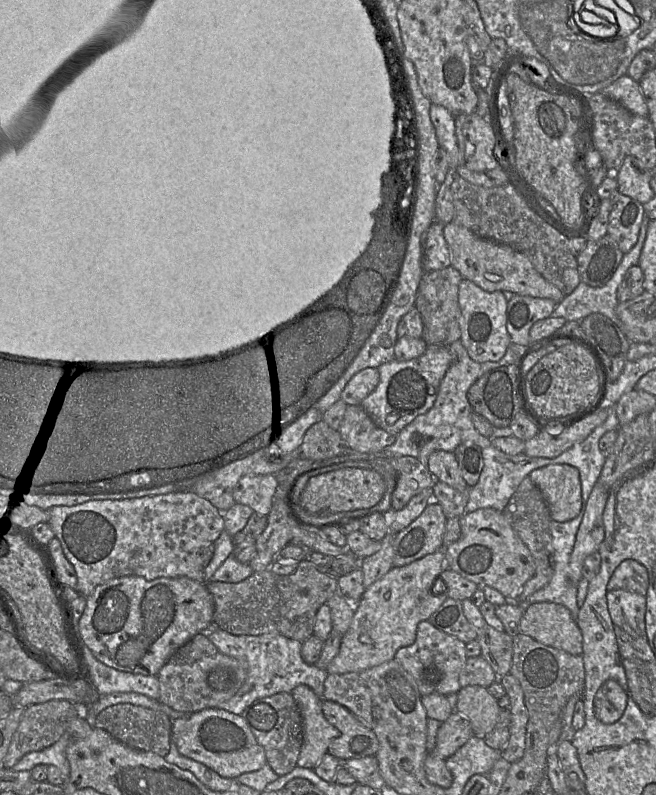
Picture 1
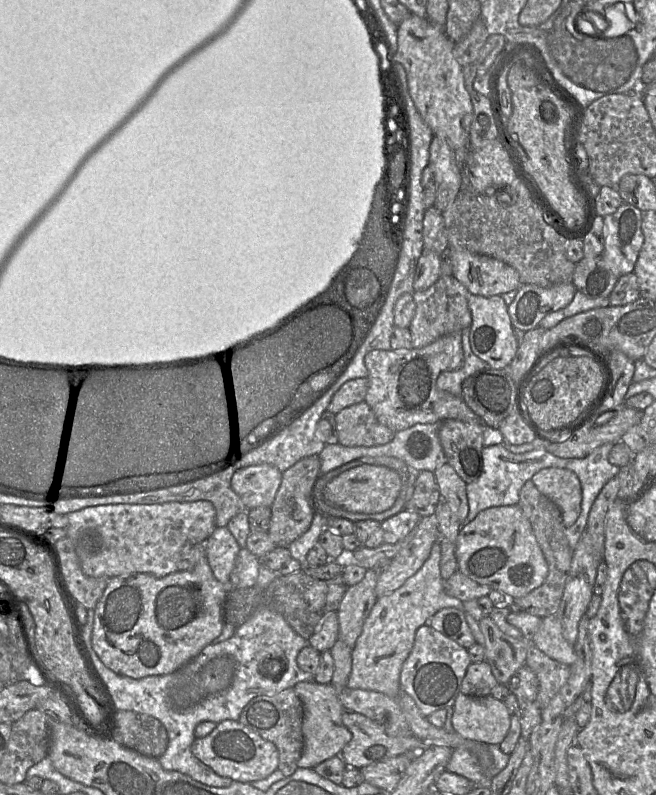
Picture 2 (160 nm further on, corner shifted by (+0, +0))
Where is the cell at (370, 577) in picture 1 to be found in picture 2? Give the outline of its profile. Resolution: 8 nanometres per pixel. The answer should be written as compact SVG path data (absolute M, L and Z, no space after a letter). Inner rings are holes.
M367 569L362 581L347 588L336 611L339 620L339 638L351 649L360 636L363 625L376 600L376 585L380 569Z

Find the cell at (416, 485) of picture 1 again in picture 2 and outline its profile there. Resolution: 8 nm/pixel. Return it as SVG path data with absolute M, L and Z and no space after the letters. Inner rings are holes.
M421 471L417 473L414 492L408 502L408 509L421 516L434 516L437 505L442 500L434 473Z

